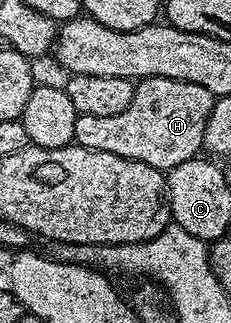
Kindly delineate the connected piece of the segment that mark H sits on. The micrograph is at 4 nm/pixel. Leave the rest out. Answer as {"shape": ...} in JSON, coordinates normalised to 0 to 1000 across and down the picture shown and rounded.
{"shape":[[[632,235],[589,251],[567,328],[550,328],[532,353],[463,365],[411,353],[338,356],[316,427],[364,458],[515,477],[515,489],[636,502],[658,520],[727,526],[857,492],[887,455],[887,406],[926,307],[918,285],[879,266],[844,266],[844,254]]]}

